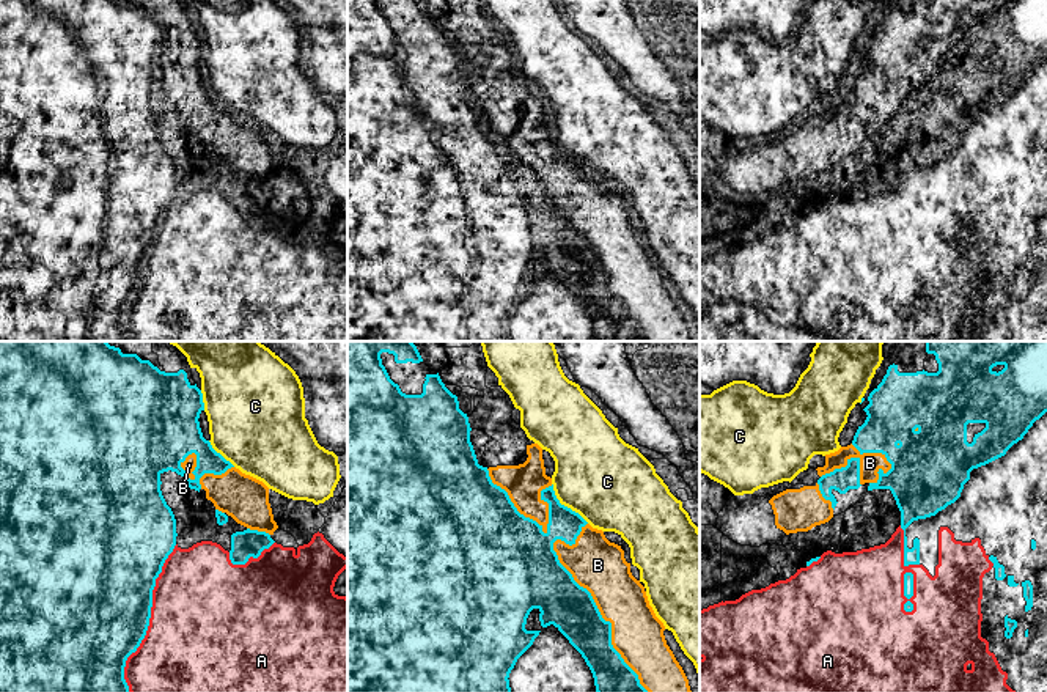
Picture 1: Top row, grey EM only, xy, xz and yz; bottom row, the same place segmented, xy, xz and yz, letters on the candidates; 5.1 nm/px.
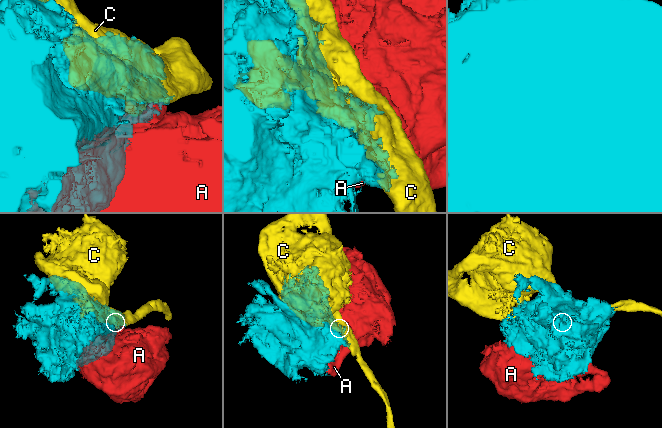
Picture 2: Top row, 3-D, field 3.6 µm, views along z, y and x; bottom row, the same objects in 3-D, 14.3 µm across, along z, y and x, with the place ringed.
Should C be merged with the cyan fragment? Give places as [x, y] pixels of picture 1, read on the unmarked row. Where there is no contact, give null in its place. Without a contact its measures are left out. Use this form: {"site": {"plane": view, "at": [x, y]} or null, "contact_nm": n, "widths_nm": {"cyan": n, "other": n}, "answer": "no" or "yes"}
{"site": {"plane": "xz", "at": [563, 153]}, "contact_nm": 280, "widths_nm": {"cyan": 190, "other": 440}, "answer": "no"}

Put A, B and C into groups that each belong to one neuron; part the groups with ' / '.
A / B / C

